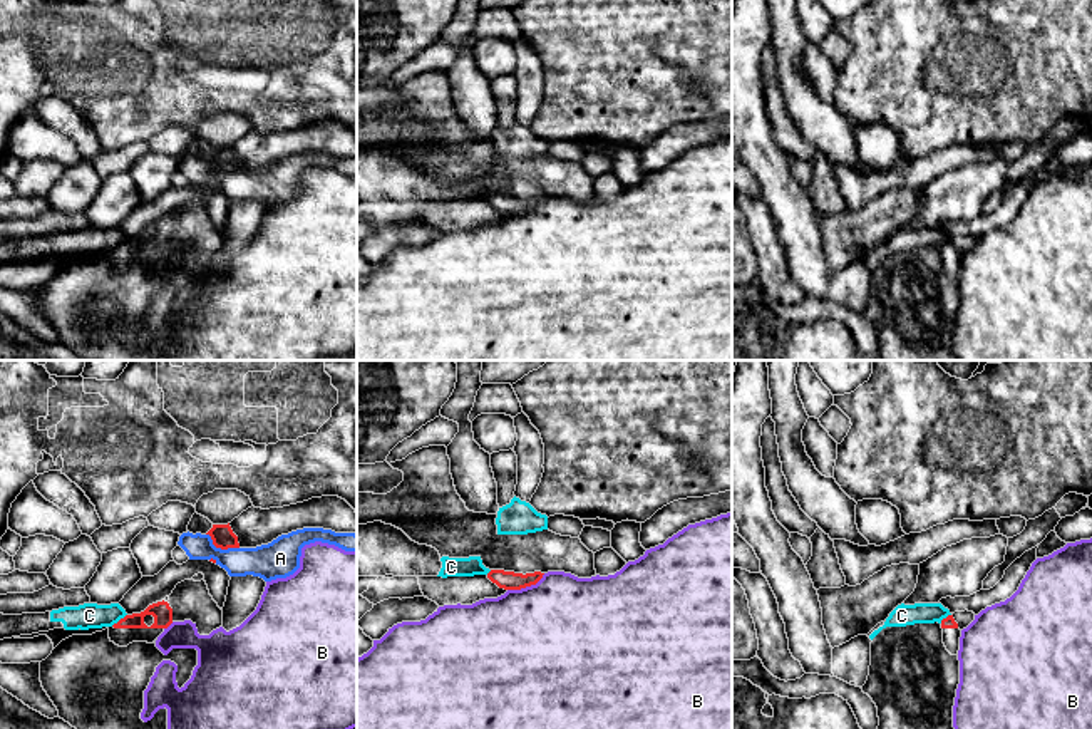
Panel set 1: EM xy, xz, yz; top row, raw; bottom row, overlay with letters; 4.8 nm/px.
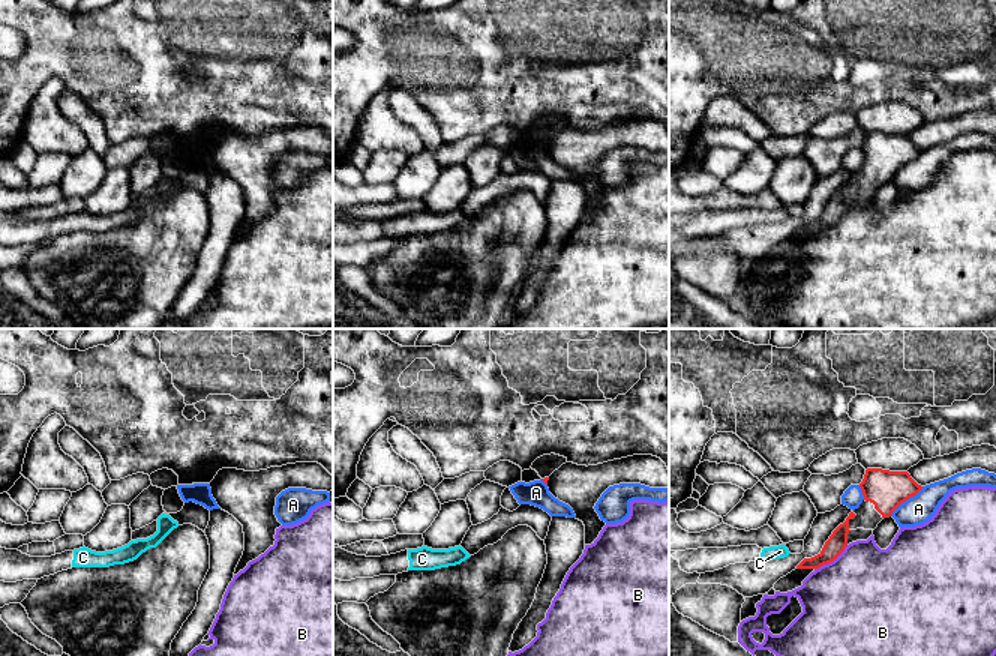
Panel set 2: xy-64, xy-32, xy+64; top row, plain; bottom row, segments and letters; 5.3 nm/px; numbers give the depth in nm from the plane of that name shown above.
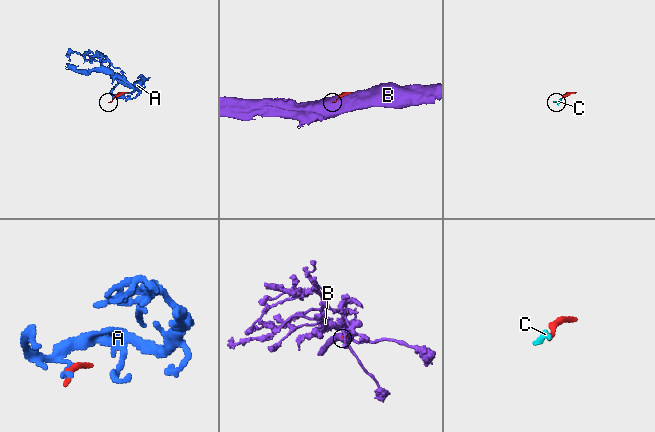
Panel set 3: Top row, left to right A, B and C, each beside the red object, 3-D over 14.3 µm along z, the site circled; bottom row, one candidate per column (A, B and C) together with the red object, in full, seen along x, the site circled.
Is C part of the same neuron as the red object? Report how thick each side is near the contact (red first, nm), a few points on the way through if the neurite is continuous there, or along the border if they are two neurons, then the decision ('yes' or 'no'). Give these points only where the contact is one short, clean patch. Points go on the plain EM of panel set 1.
calibres 100 and 130 nm; border xy (126, 238), (111, 250); no

